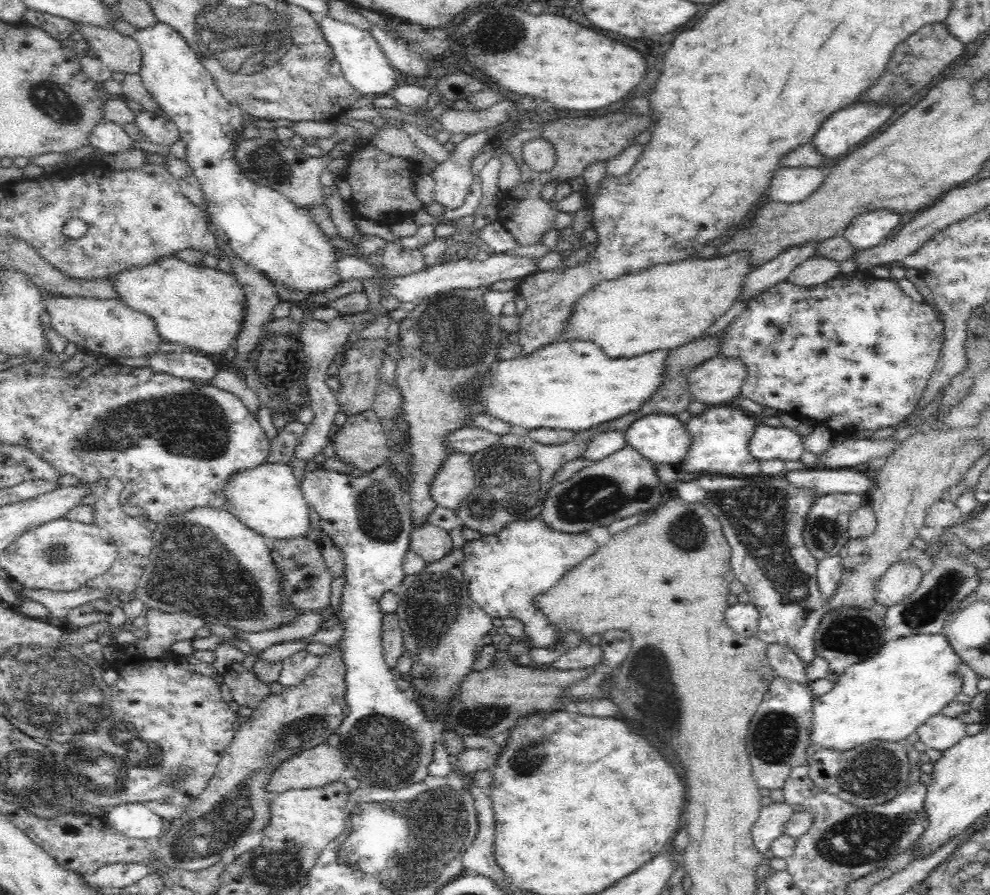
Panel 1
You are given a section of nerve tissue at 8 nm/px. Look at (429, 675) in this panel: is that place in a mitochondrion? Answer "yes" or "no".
yes

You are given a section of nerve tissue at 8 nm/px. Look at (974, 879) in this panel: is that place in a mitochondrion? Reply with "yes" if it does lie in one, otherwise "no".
yes

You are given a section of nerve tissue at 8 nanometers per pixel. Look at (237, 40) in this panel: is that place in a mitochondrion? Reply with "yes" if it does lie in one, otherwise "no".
yes

